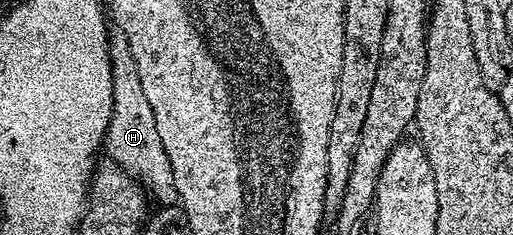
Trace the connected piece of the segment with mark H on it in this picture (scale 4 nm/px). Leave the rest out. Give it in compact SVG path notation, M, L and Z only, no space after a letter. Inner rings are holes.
M115 30L109 39L113 66L113 114L107 127L105 152L111 155L108 156L110 163L128 172L154 203L156 200L159 204L174 205L179 195L173 182L173 166L169 166L169 154L165 154L165 146L161 146L161 137L157 135L157 118L153 114L153 106L149 106L145 98L145 89L141 87L137 62L133 62L133 50L129 50L129 38Z

